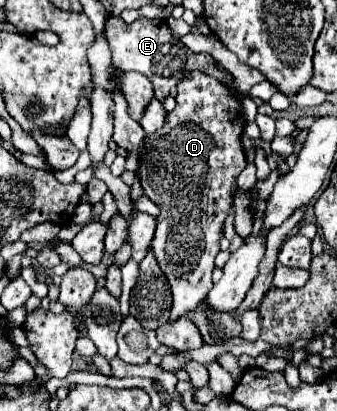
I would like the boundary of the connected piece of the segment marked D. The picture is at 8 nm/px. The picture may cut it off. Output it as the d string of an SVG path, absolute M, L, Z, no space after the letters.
M193 70L177 84L175 102L177 106L165 116L165 124L151 136L145 136L139 150L143 194L159 206L151 248L171 284L171 320L189 314L213 286L211 272L219 252L223 222L231 212L237 176L247 166L241 146L245 118L231 86Z

